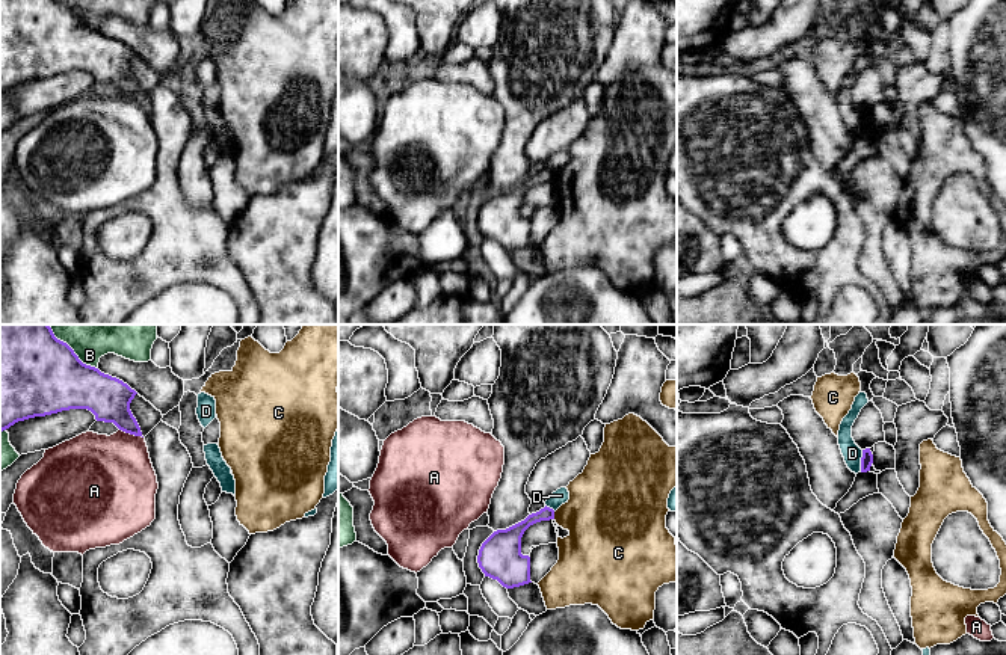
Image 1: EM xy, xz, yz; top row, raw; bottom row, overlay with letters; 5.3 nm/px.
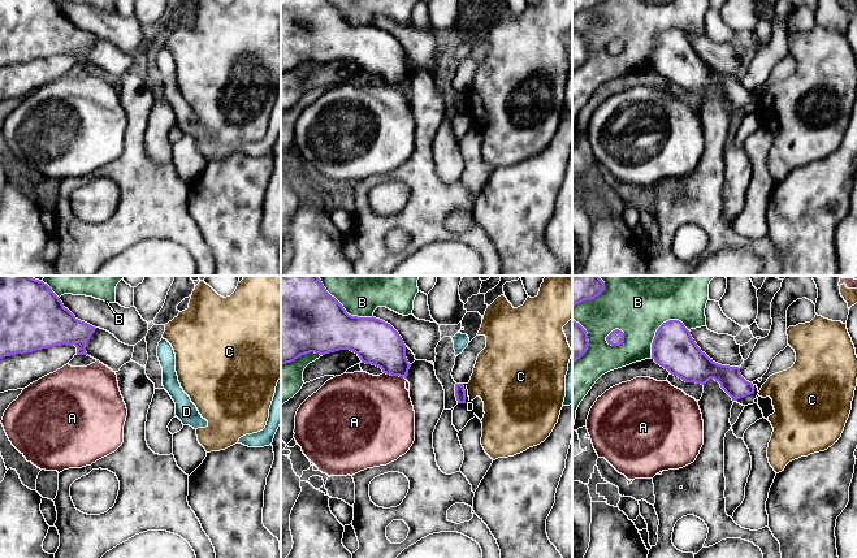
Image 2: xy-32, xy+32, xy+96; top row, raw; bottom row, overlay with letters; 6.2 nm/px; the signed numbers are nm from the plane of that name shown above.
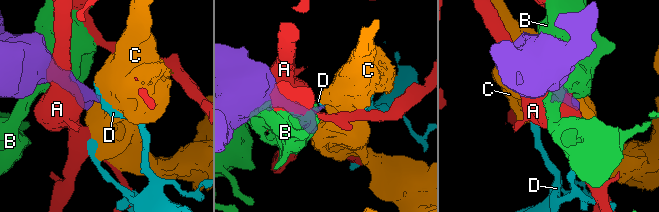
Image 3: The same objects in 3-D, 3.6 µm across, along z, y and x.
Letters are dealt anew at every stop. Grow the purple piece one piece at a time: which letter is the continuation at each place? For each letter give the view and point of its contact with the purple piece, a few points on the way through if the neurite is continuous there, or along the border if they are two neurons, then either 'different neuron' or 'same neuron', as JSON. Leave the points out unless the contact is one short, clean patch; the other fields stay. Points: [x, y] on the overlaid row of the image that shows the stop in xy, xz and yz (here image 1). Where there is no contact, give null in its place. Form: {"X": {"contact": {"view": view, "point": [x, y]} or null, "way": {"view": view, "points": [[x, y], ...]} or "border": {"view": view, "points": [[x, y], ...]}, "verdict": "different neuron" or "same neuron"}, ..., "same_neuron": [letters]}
{"A": {"contact": {"view": "xy", "point": [132, 433]}, "verdict": "different neuron"}, "B": {"contact": {"view": "xy", "point": [71, 349]}, "verdict": "different neuron"}, "C": {"contact": {"view": "xz", "point": [553, 515]}, "verdict": "different neuron"}, "D": {"contact": {"view": "yz", "point": [861, 461]}, "border": {"view": "yz", "points": [[863, 450], [860, 471]]}, "verdict": "different neuron"}, "same_neuron": []}

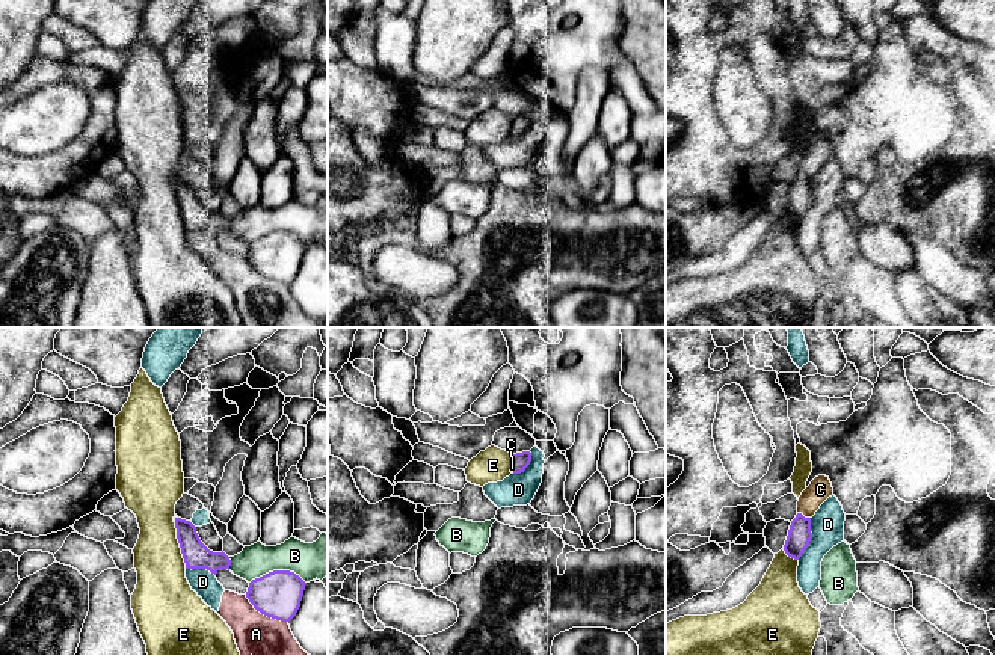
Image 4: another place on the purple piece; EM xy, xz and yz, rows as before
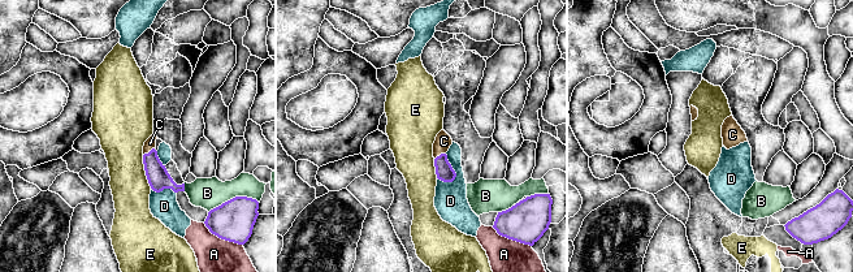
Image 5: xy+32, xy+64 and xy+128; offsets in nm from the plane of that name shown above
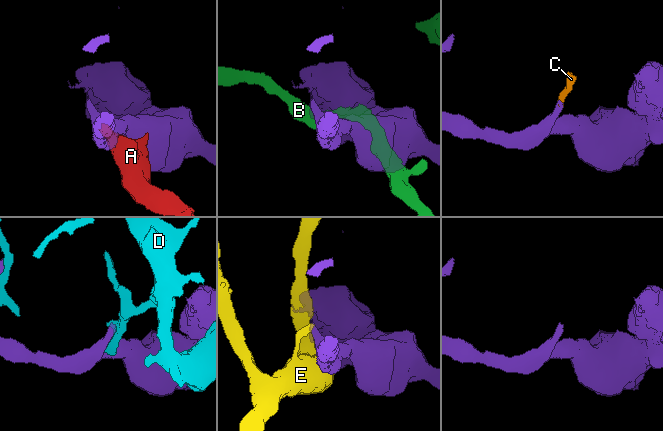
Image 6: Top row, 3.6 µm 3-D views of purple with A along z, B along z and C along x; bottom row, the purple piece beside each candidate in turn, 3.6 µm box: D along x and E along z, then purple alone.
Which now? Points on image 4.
{"A": {"contact": {"view": "xy", "point": [264, 615]}, "verdict": "different neuron"}, "B": {"contact": {"view": "xy", "point": [277, 571]}, "verdict": "different neuron"}, "C": {"contact": {"view": "yz", "point": [802, 515]}, "way": {"view": "yz", "points": [[799, 536], [802, 515], [810, 500], [820, 489]]}, "verdict": "same neuron"}, "D": {"contact": {"view": "yz", "point": [811, 538]}, "verdict": "different neuron"}, "E": {"contact": {"view": "xy", "point": [180, 545]}, "verdict": "different neuron"}, "same_neuron": ["C"]}

